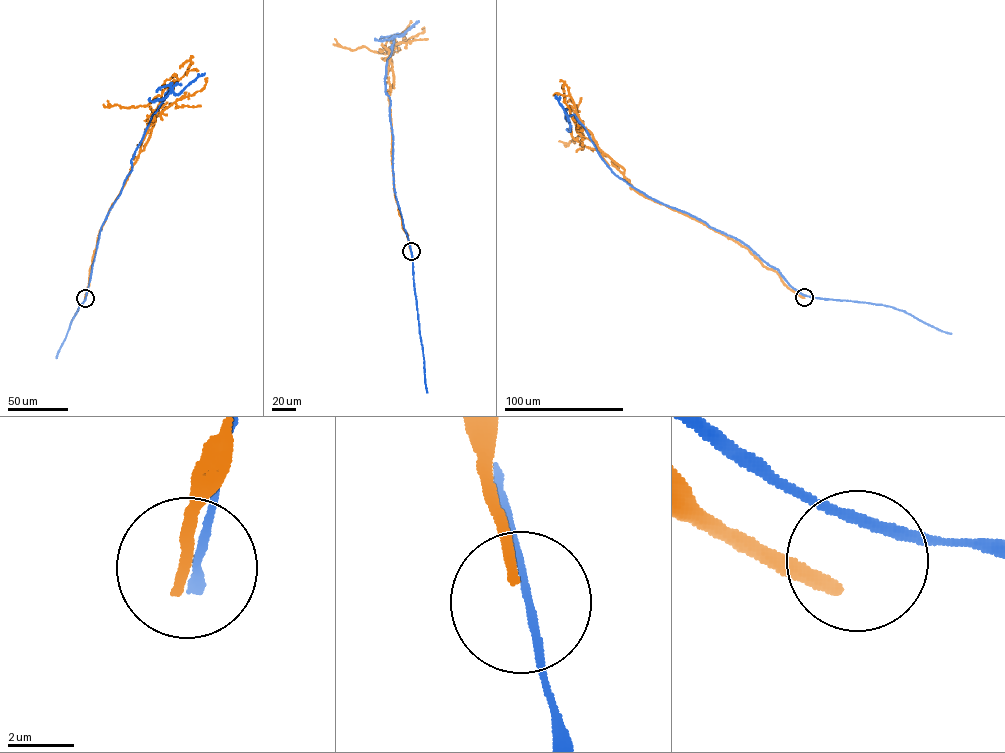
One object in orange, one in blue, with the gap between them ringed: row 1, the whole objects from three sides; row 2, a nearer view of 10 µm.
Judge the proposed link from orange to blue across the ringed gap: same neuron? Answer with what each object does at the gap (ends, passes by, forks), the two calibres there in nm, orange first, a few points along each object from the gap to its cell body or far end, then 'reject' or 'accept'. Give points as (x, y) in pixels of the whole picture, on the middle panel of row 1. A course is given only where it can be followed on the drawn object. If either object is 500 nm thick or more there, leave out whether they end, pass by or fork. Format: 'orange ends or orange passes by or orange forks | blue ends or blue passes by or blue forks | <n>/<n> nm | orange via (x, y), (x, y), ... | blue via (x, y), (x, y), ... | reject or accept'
orange ends | blue passes by | 320/280 nm | orange via (410, 251), (394, 187), (388, 96), (394, 88), (389, 53), (366, 47), (351, 50), (334, 38) | blue via (411, 252), (394, 186), (390, 101), (384, 78), (393, 39), (418, 21) | reject

